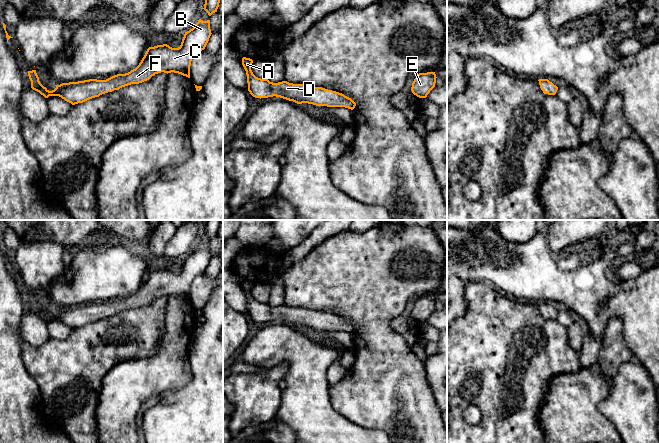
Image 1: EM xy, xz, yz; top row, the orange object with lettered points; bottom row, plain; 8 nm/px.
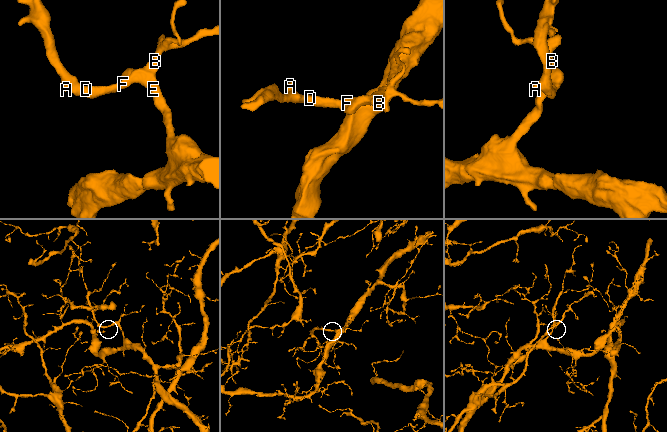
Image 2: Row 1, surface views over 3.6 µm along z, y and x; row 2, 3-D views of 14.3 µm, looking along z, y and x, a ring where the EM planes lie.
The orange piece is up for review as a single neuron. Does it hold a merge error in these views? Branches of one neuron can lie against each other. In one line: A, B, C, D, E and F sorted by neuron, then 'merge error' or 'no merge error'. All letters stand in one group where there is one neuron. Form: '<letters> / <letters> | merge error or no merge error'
A B C D E F | no merge error

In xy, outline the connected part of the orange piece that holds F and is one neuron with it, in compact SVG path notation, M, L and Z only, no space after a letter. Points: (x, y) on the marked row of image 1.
M199 19L192 29L185 32L178 48L167 44L149 47L139 65L128 73L117 74L106 80L89 79L62 83L49 91L40 83L36 70L32 70L28 71L31 88L45 98L59 96L75 105L131 84L142 83L161 72L174 72L190 78L192 58L205 49L211 34L210 20Z

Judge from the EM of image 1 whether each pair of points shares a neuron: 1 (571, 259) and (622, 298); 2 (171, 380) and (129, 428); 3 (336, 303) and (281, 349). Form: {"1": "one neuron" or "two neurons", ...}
{"1": "two neurons", "2": "one neuron", "3": "two neurons"}

